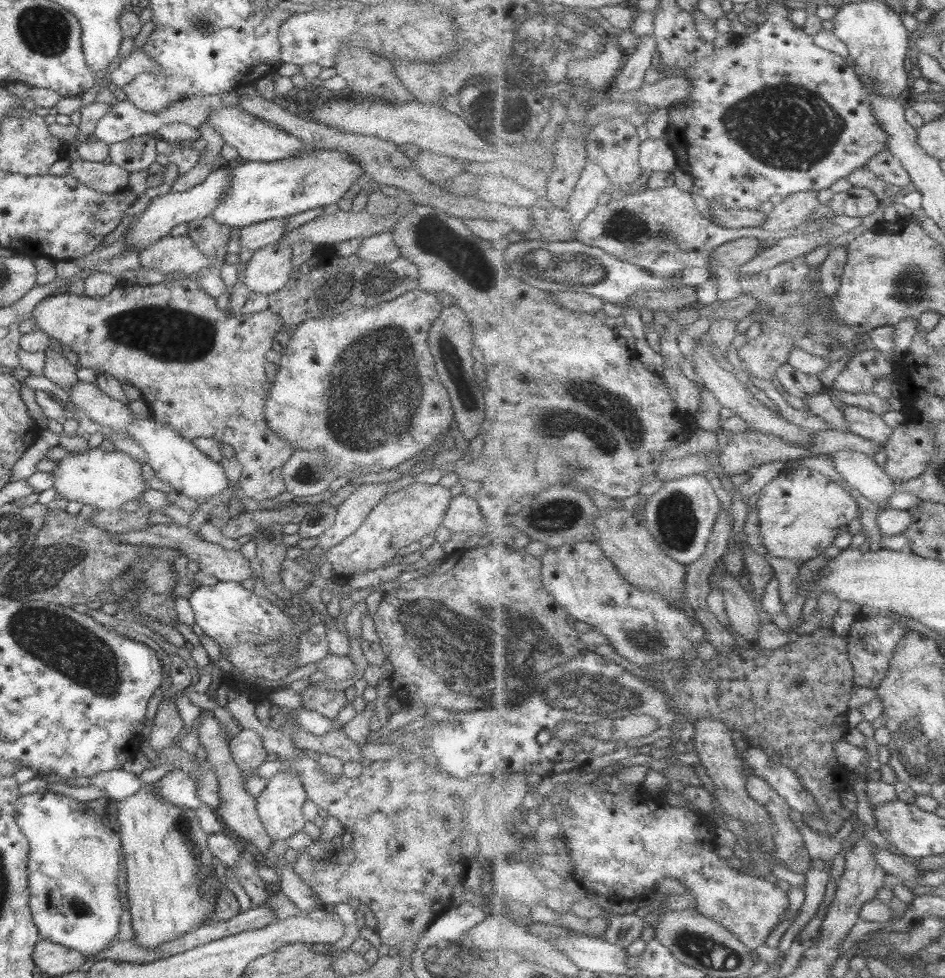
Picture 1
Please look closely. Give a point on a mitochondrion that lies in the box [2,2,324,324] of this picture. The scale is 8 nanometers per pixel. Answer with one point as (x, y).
(47, 32)

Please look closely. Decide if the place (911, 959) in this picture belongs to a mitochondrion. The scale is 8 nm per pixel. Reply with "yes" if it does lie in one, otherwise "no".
no

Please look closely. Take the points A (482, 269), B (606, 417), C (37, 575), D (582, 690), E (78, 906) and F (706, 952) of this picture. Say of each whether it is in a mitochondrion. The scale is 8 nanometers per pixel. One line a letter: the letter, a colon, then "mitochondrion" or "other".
A: other
B: mitochondrion
C: mitochondrion
D: mitochondrion
E: mitochondrion
F: mitochondrion

